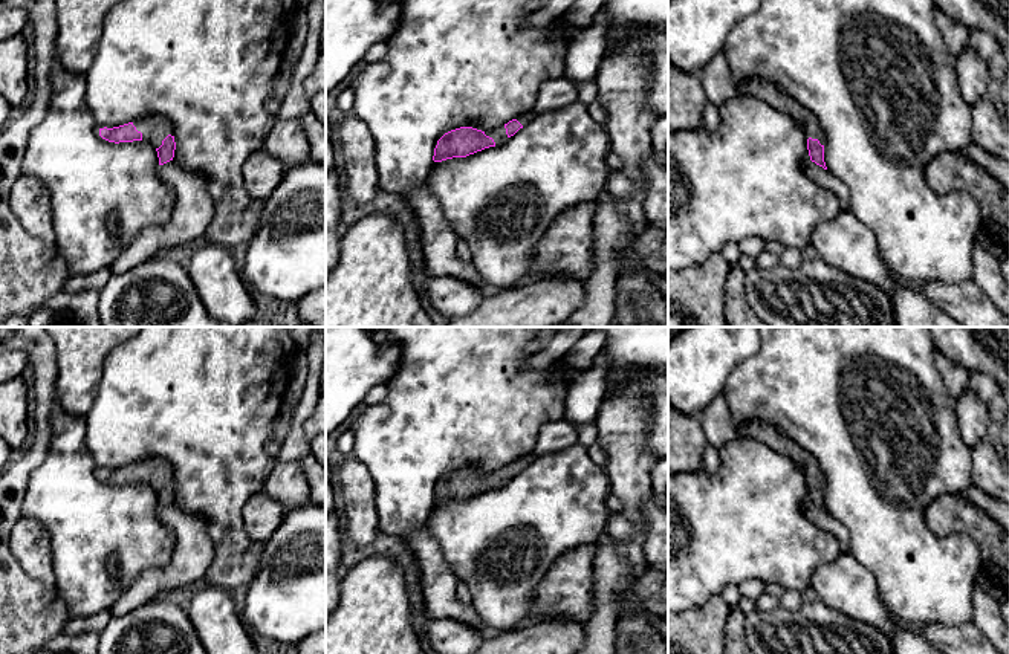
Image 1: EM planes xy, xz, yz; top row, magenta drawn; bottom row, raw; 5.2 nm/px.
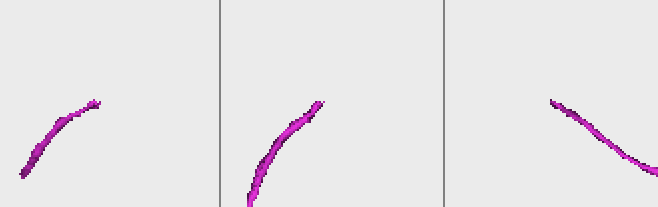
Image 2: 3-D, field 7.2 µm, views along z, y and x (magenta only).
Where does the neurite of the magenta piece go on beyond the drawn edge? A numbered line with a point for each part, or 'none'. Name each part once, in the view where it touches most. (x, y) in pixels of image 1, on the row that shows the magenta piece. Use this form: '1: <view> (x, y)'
1: xy (155, 130)

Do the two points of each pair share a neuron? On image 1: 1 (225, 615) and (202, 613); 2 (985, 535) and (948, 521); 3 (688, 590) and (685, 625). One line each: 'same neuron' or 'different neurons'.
1: same neuron
2: same neuron
3: different neurons

